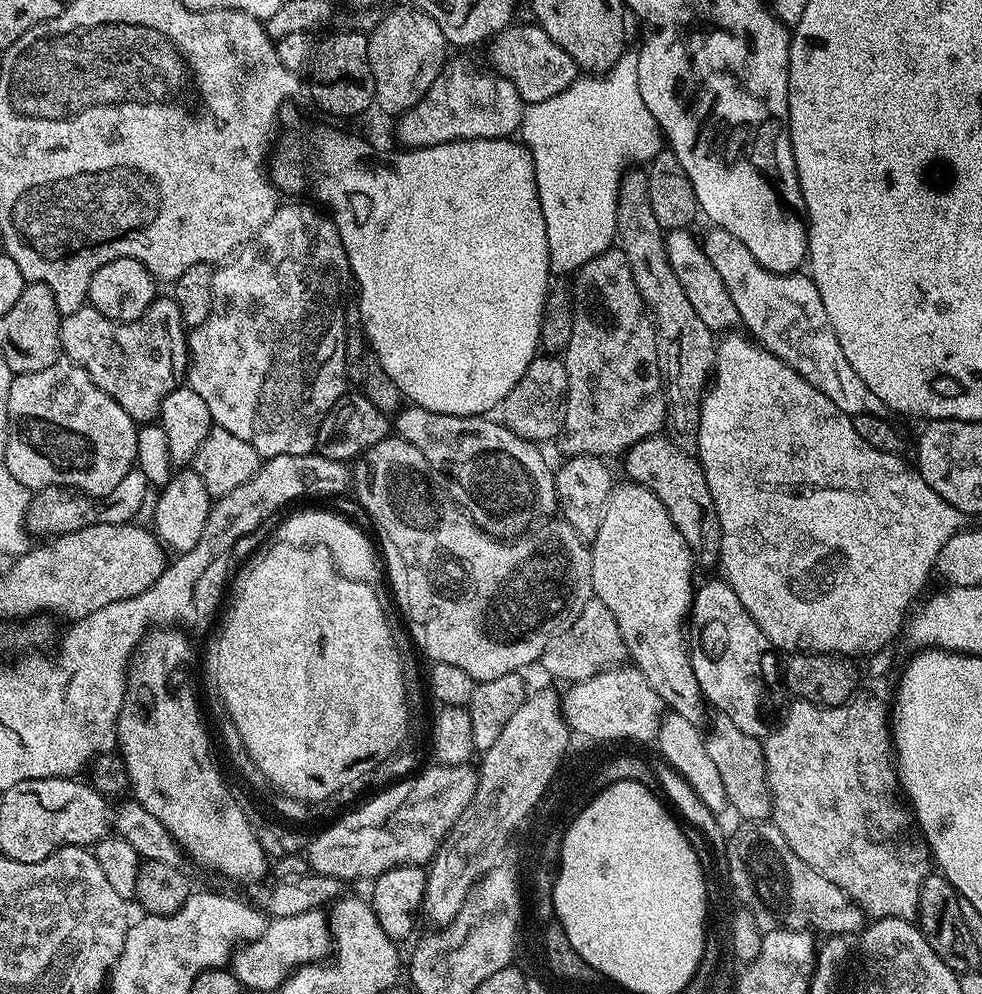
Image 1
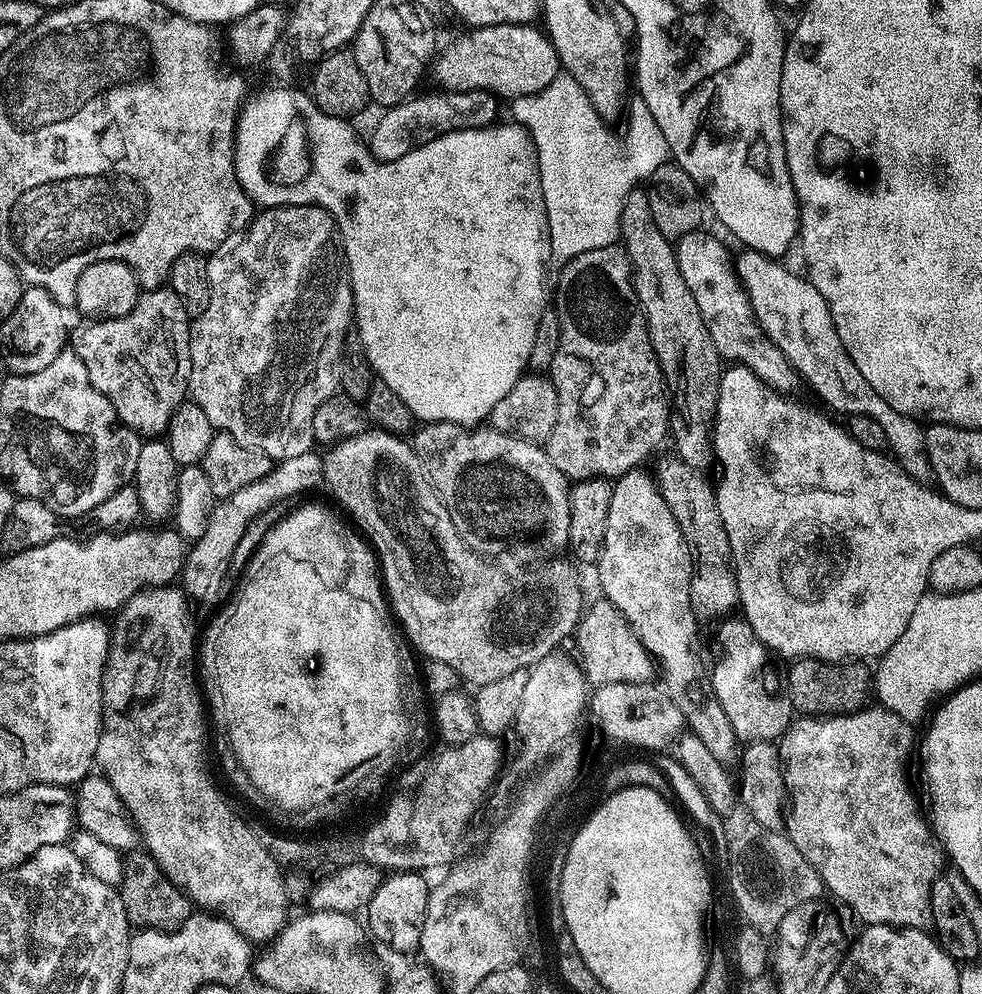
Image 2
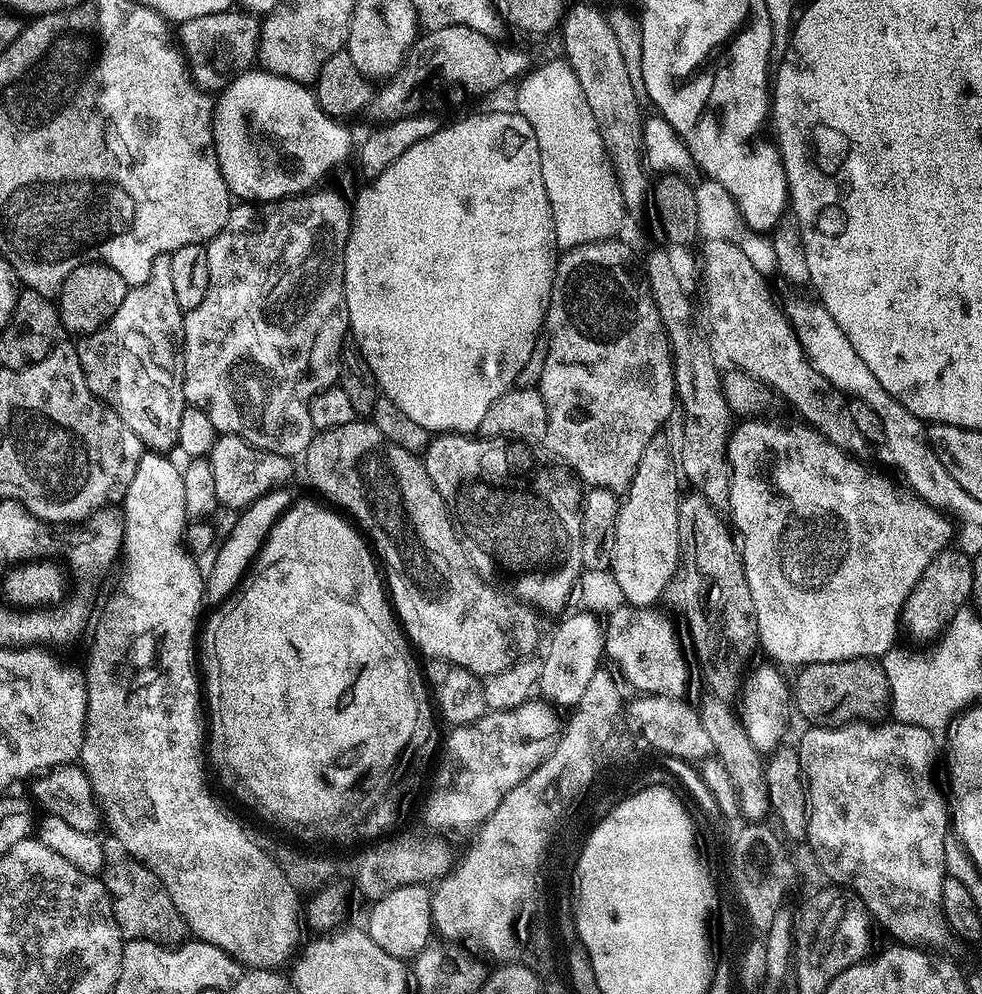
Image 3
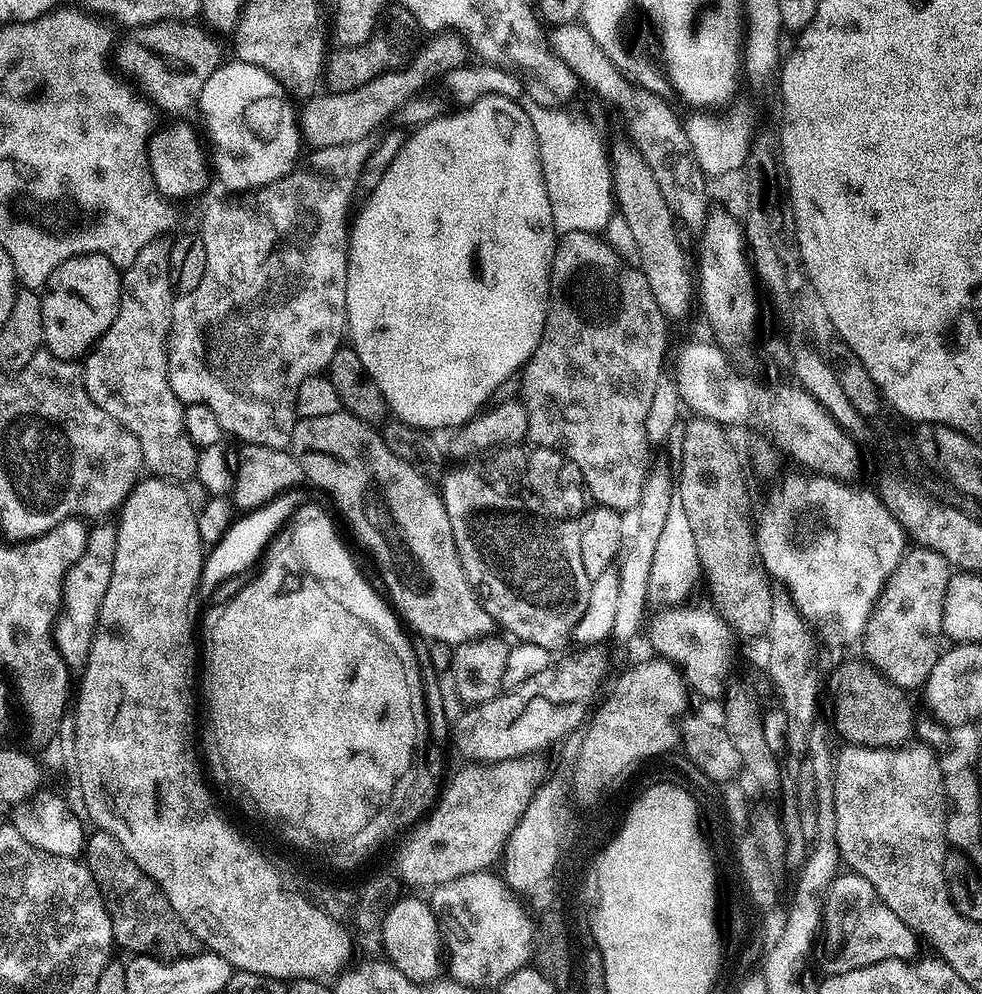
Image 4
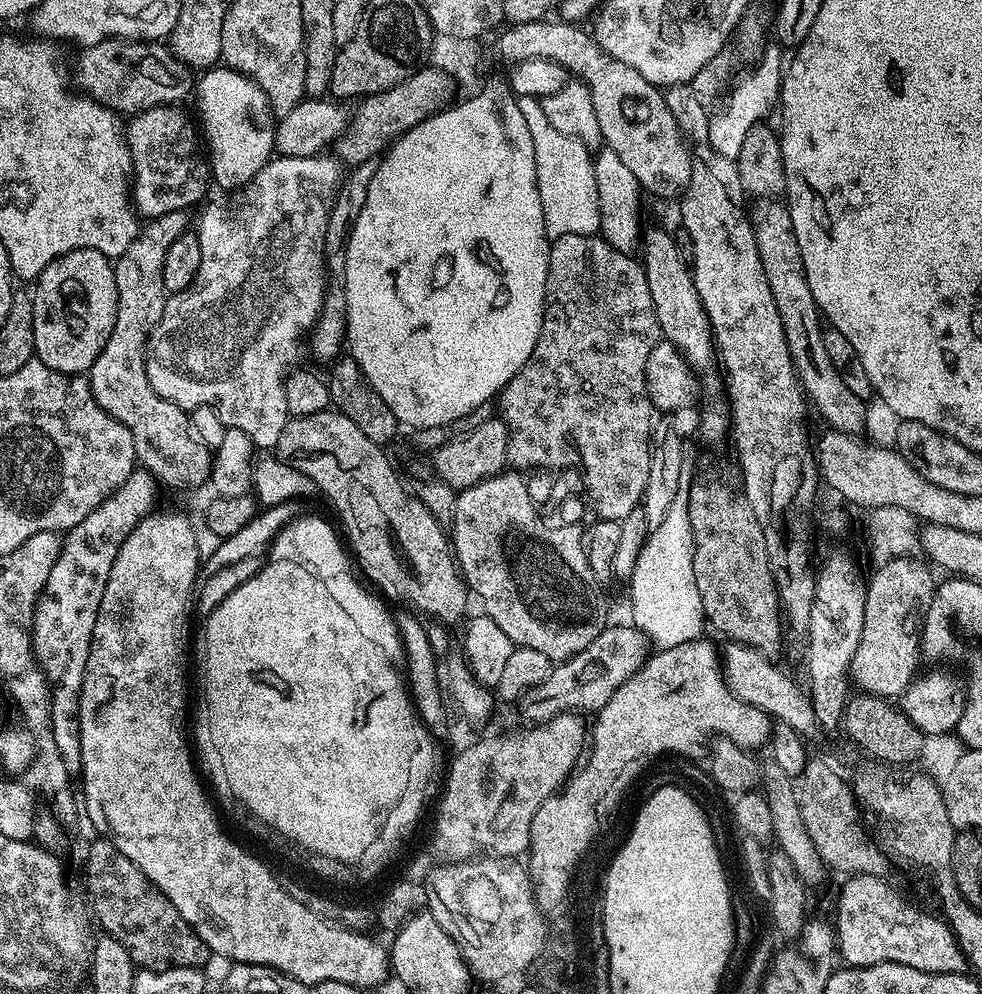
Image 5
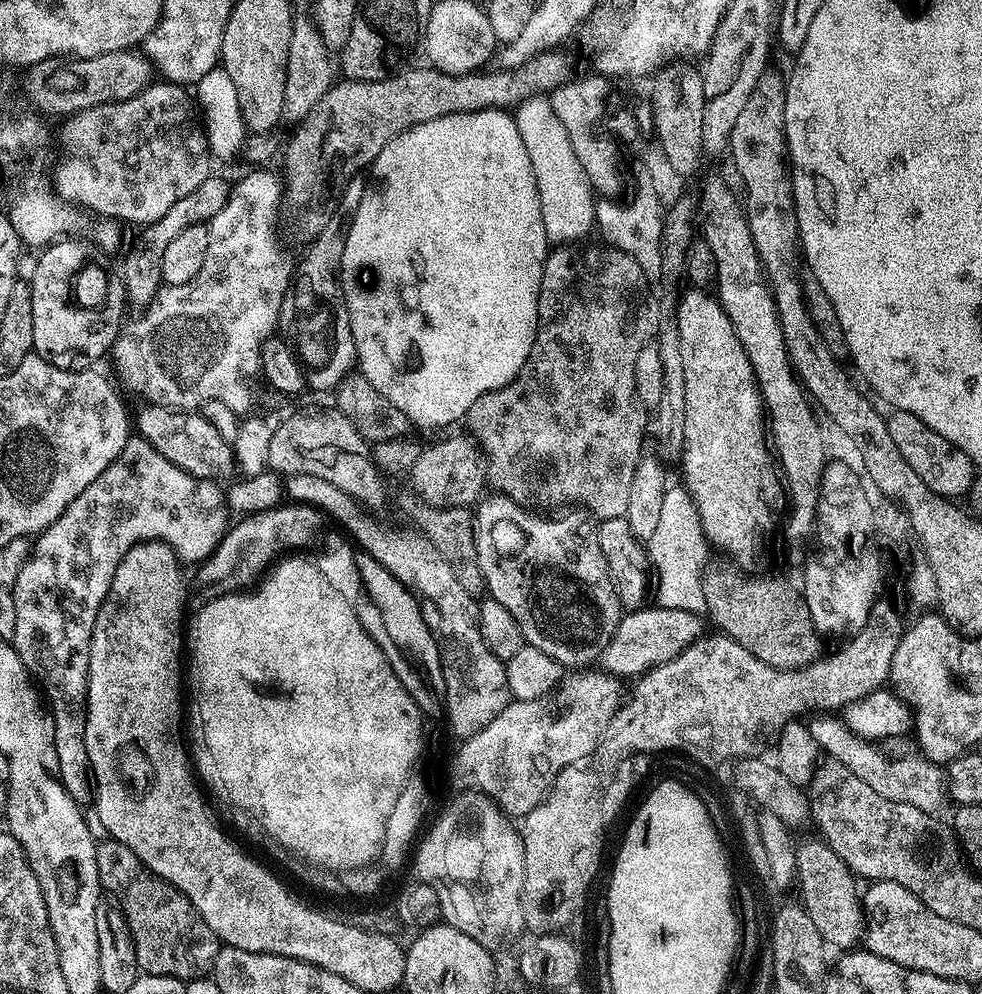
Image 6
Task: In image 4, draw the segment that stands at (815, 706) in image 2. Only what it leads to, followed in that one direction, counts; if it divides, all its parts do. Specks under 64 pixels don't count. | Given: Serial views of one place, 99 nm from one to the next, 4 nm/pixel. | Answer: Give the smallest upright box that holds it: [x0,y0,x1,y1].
[826,658,914,748]

